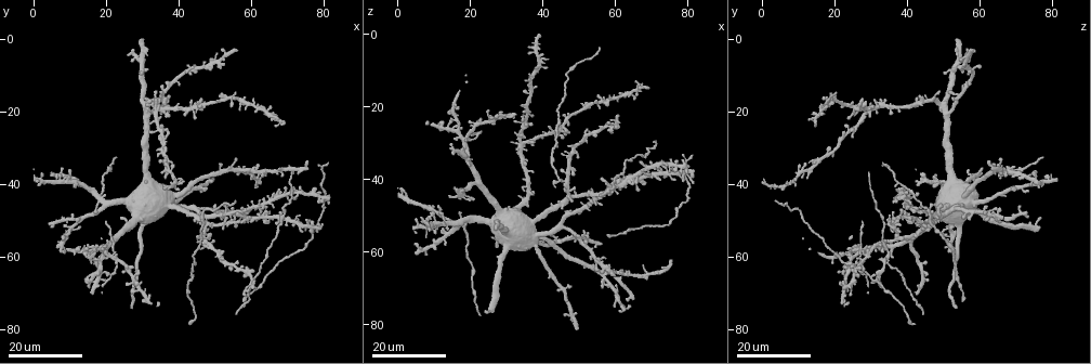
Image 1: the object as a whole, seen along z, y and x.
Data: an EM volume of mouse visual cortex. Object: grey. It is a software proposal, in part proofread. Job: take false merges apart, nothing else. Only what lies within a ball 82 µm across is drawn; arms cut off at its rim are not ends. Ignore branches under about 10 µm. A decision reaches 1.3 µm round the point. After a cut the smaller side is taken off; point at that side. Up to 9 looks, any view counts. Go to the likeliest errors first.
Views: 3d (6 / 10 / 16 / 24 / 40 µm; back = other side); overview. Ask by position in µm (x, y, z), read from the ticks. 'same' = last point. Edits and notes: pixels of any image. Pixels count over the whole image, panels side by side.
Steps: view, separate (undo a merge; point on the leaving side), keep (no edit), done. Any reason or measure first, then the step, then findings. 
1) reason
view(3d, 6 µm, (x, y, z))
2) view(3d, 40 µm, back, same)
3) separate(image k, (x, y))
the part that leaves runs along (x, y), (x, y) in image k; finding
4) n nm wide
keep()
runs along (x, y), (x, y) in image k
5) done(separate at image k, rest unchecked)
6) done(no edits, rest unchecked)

three-way junction
view(3d, 24 µm, (44.5, 65.0, 30.5))

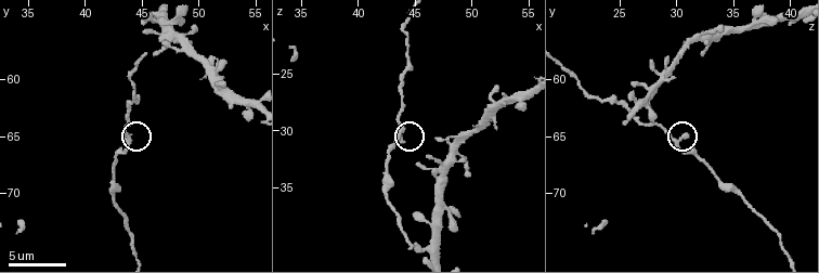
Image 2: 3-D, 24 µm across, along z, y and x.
closer look
view(3d, 6 µm, (43.8, 65.4, 30.2))

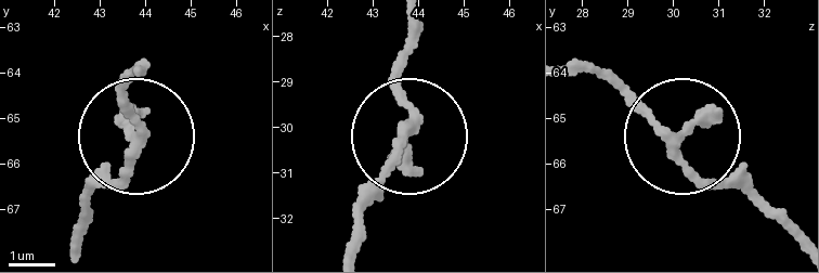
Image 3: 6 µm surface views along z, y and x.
200 nm wide
keep()
continuous, no second neuron

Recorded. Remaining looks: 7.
small branch off a trunk
view(3d, 24 µm, (21.0, 59.0, 26.5))

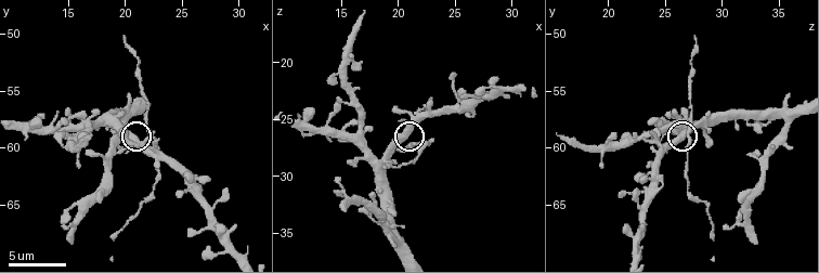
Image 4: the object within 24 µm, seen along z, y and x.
view(3d, 6 µm, (20.6, 59.2, 26.6))

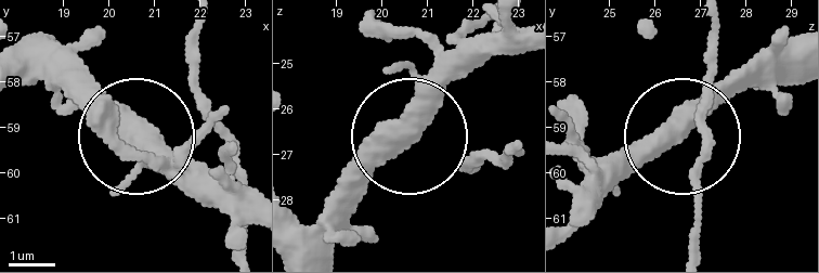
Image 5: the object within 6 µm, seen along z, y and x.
350 nm wide
keep()
runs along (328, 248), (332, 212), (398, 143), (498, 163) in image 5; one neuron here

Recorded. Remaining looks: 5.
three-way junction
view(3d, 24 µm, (67.5, 50.5, 33.5))

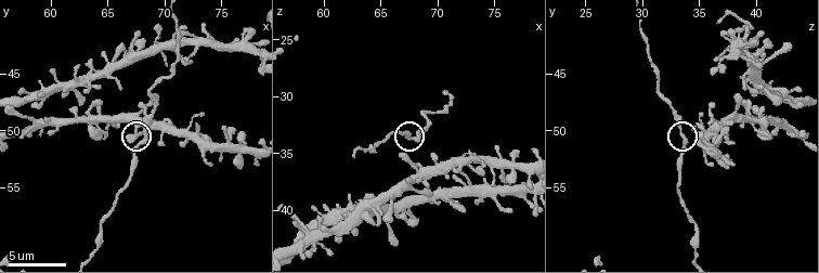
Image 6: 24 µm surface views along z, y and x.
view(3d, 10 µm, (68.0, 51.2, 33.6))

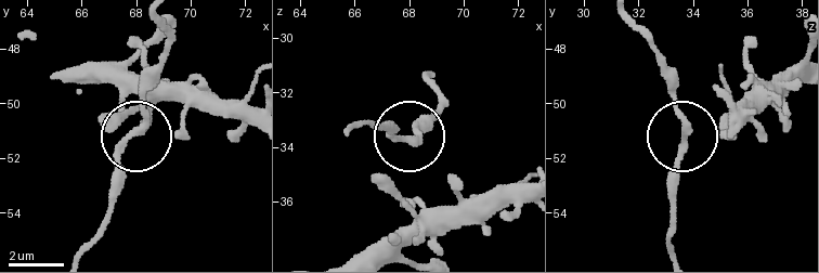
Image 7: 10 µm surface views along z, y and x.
side arm 18 µm
keep()
continuous, no second neuron

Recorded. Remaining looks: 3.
four arms meet
view(3d, 10 µm, (47.6, 56.4, 32.6))

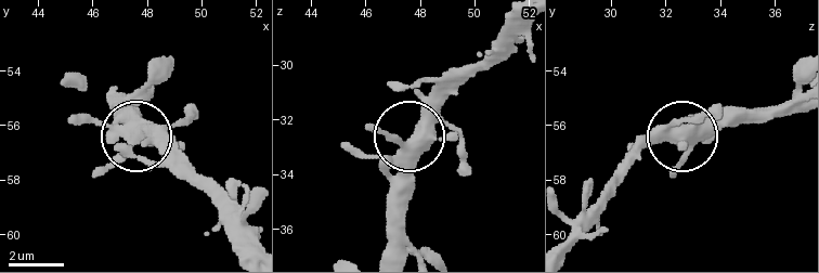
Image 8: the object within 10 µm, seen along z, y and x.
440 nm wide
keep()
runs along (392, 249), (406, 213), (408, 138), (453, 91) in image 8; continuous, no second neuron

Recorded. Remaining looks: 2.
done(no edits, rest unchecked)

